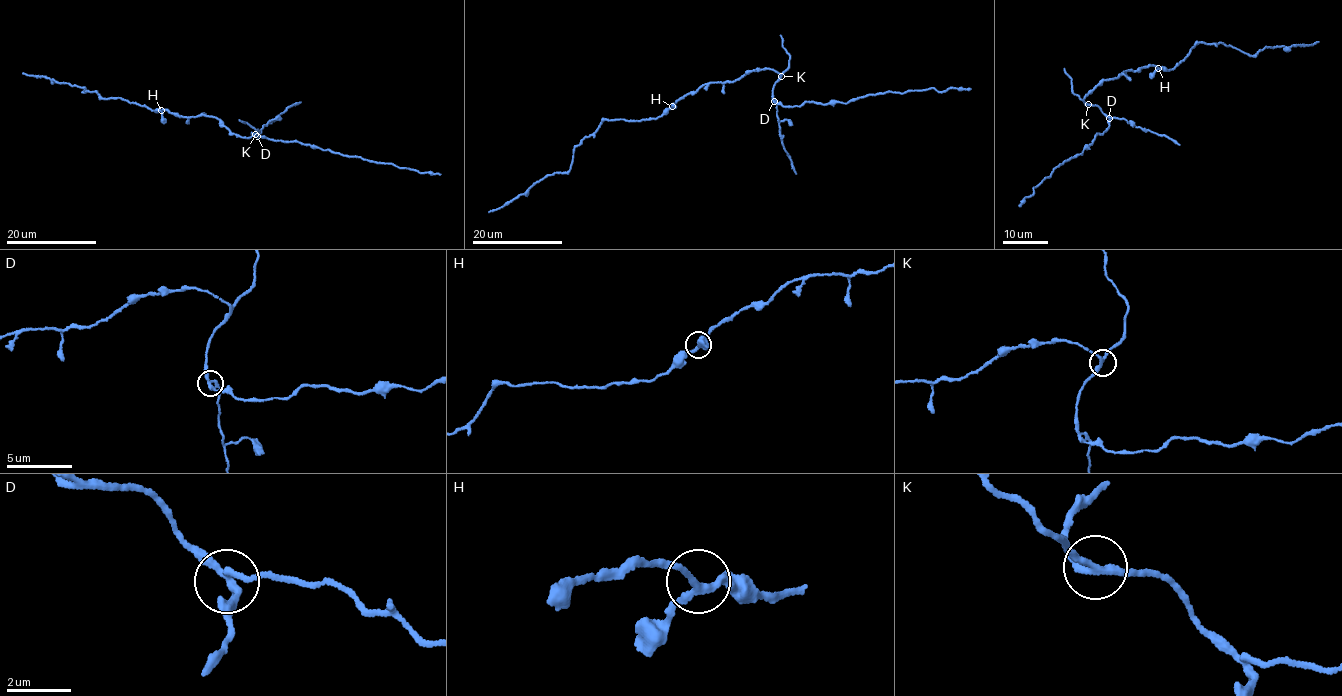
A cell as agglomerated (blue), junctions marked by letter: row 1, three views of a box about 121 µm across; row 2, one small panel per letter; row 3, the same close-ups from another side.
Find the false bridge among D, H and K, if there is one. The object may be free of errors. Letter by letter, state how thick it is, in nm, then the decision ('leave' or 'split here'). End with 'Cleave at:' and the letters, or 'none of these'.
D: 220 nm thick; split here
H: 190 nm thick; leave
K: 200 nm thick; leave
Cleave at: D

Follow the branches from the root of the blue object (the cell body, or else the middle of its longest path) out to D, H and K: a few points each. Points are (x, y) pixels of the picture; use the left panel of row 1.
D: (207, 115), (220, 119), (231, 133), (247, 138), (253, 136), (254, 133), (251, 133), (257, 137)
H: (207, 115), (180, 117), (166, 109), (161, 110)
K: (207, 115), (220, 119), (231, 133), (247, 138), (255, 134)

